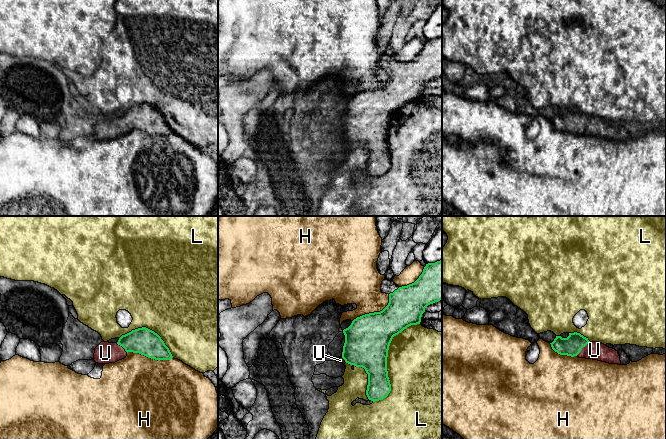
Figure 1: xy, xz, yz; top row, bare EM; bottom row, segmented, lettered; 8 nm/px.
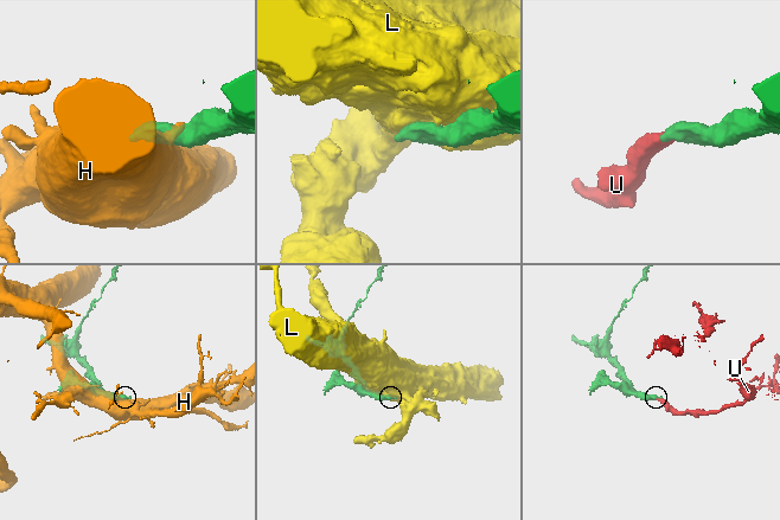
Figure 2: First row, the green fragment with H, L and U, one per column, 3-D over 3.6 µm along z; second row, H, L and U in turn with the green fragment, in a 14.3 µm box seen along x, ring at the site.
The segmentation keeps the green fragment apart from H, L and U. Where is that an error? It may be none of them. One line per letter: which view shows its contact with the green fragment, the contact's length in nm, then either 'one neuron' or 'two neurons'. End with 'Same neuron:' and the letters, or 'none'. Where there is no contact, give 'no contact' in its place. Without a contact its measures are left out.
H: meets green in xz; contact 380 nm long; two neurons
L: meets green in xz; contact 750 nm long; two neurons
U: meets green in yz; contact 160 nm long; one neuron
Same neuron: U

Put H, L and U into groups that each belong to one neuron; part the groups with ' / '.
H / L / U

